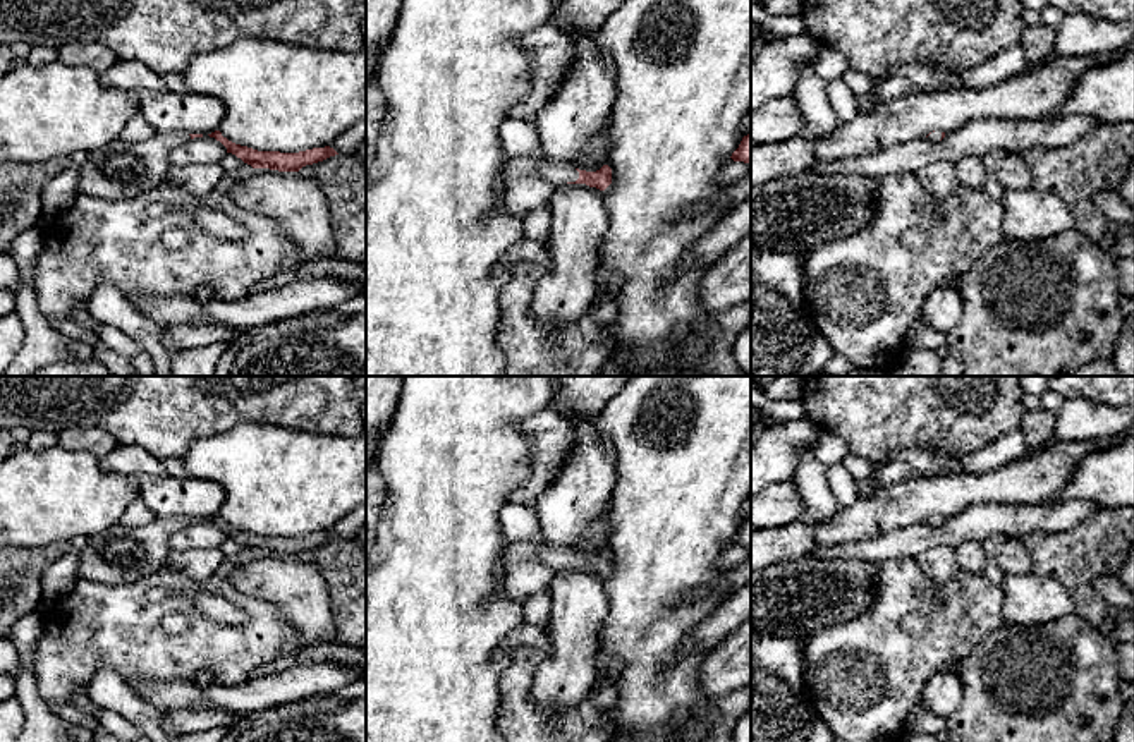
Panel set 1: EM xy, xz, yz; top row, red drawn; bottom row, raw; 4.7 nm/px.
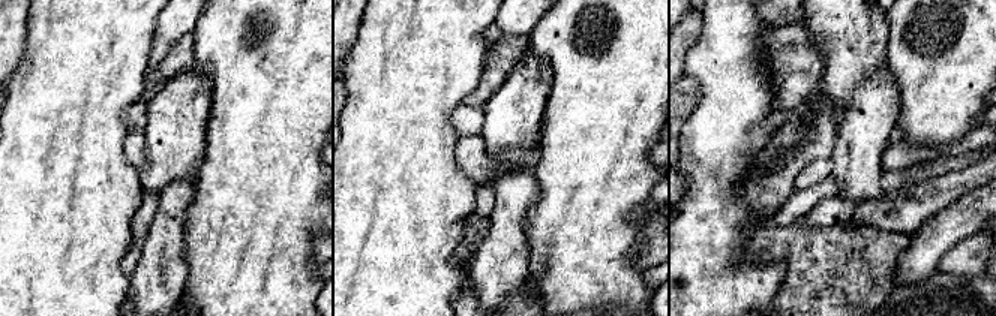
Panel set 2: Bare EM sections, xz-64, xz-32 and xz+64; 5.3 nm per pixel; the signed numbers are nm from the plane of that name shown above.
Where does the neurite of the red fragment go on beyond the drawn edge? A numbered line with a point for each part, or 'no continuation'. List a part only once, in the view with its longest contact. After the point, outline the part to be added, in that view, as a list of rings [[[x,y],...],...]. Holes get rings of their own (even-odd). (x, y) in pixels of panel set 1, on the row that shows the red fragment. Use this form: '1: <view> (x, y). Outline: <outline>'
1: xz (559, 174). Outline: [[[536,155],[534,173],[555,186],[576,182],[579,179],[579,172],[572,165],[550,161],[541,155]]]

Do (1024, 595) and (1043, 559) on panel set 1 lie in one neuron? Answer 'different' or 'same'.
different

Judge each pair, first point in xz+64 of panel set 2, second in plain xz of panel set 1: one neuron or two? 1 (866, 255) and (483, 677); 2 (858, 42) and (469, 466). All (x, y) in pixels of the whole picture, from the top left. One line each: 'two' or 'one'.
1: two
2: two

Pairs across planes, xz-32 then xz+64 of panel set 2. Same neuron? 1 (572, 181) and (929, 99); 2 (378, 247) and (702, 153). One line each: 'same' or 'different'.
1: same
2: same

